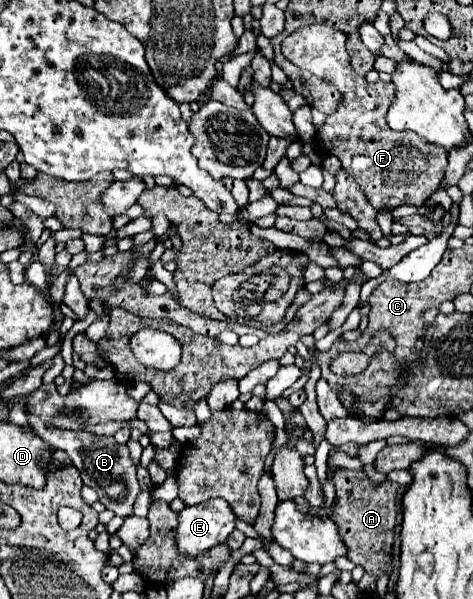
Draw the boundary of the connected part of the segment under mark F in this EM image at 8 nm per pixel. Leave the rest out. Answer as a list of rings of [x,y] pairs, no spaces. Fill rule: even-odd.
[[[303,26],[283,40],[283,56],[301,70],[309,70],[325,82],[337,86],[343,94],[335,114],[327,116],[319,132],[317,144],[325,154],[333,154],[365,192],[375,210],[397,208],[403,204],[423,206],[425,200],[439,188],[449,150],[431,146],[415,132],[395,132],[387,126],[387,108],[393,104],[395,88],[391,82],[369,84],[365,76],[355,74],[345,50],[345,34],[329,26]]]

